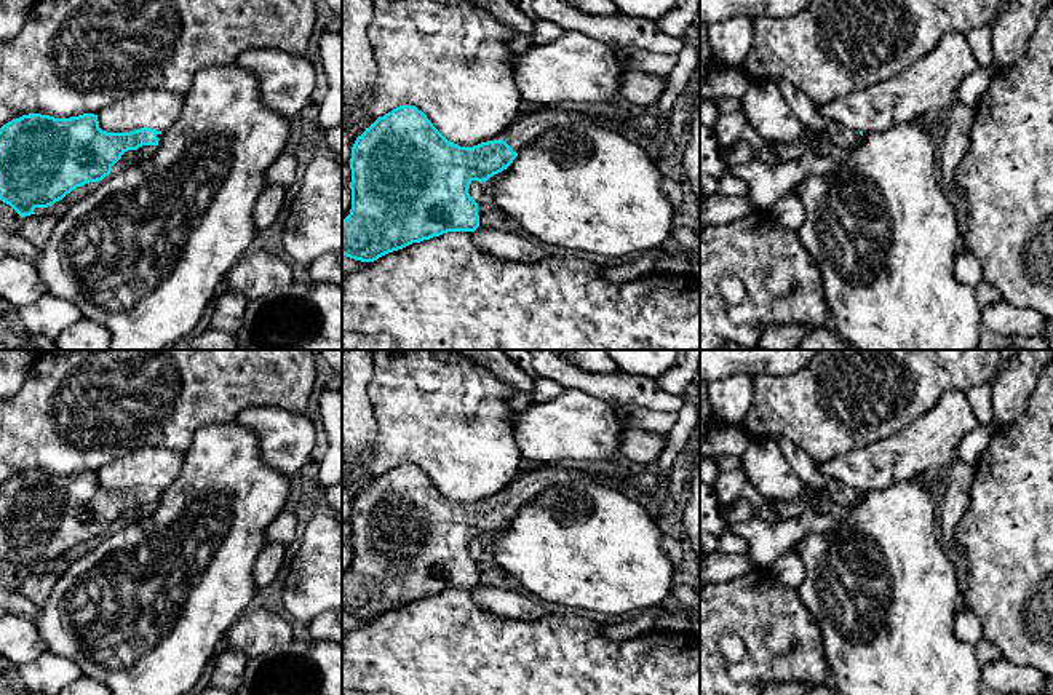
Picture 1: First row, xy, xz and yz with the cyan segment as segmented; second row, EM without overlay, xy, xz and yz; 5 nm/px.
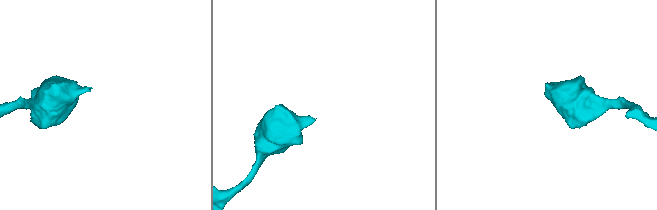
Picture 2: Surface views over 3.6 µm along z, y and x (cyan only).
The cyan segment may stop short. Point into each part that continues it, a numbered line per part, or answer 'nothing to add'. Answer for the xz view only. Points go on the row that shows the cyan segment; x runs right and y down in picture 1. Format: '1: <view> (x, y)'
1: xz (521, 133)

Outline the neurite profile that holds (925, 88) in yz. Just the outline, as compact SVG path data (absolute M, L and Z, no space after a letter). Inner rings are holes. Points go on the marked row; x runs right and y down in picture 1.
M964 32L946 34L925 56L896 77L818 105L829 125L856 131L882 131L888 126L938 117L957 102L962 80L978 69Z

